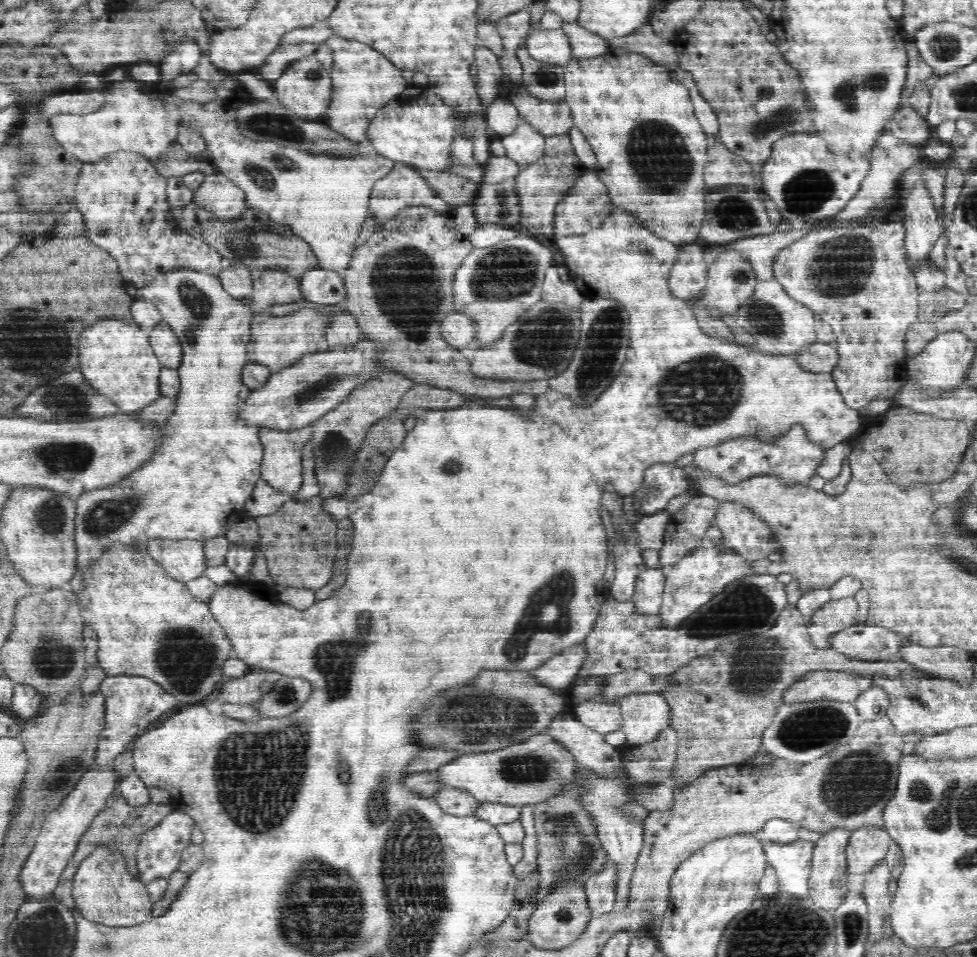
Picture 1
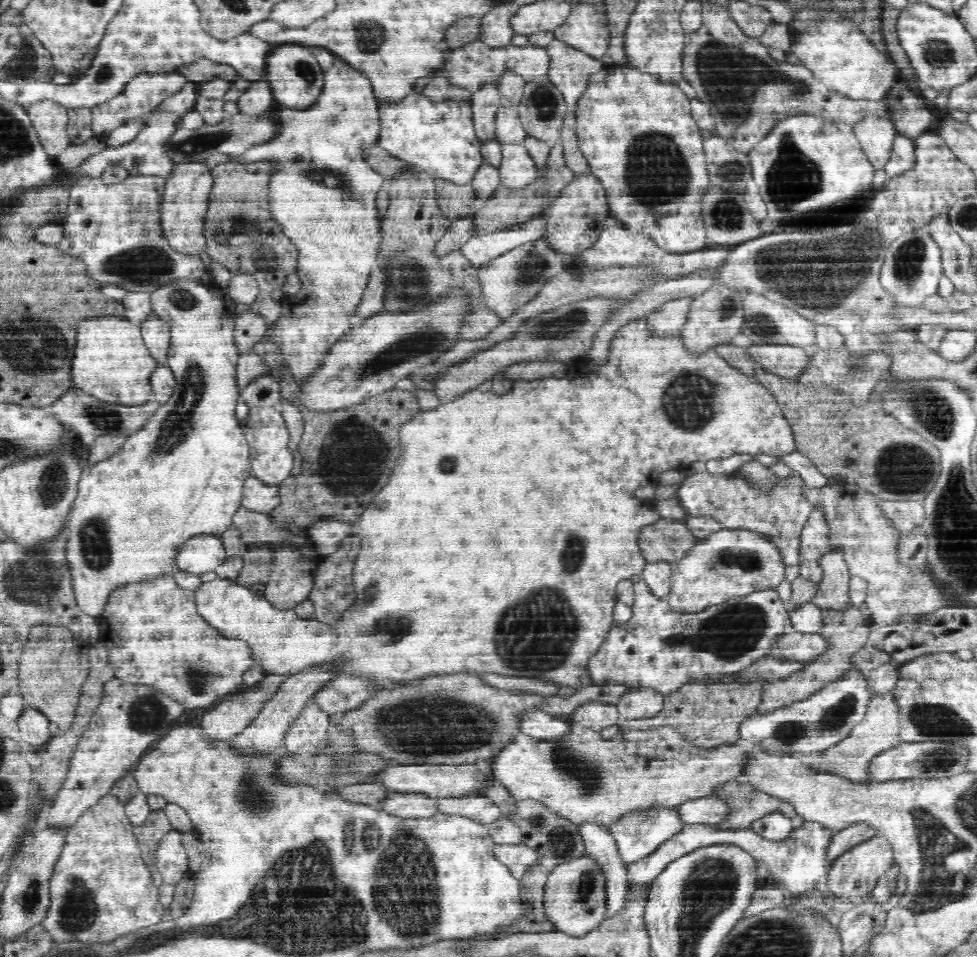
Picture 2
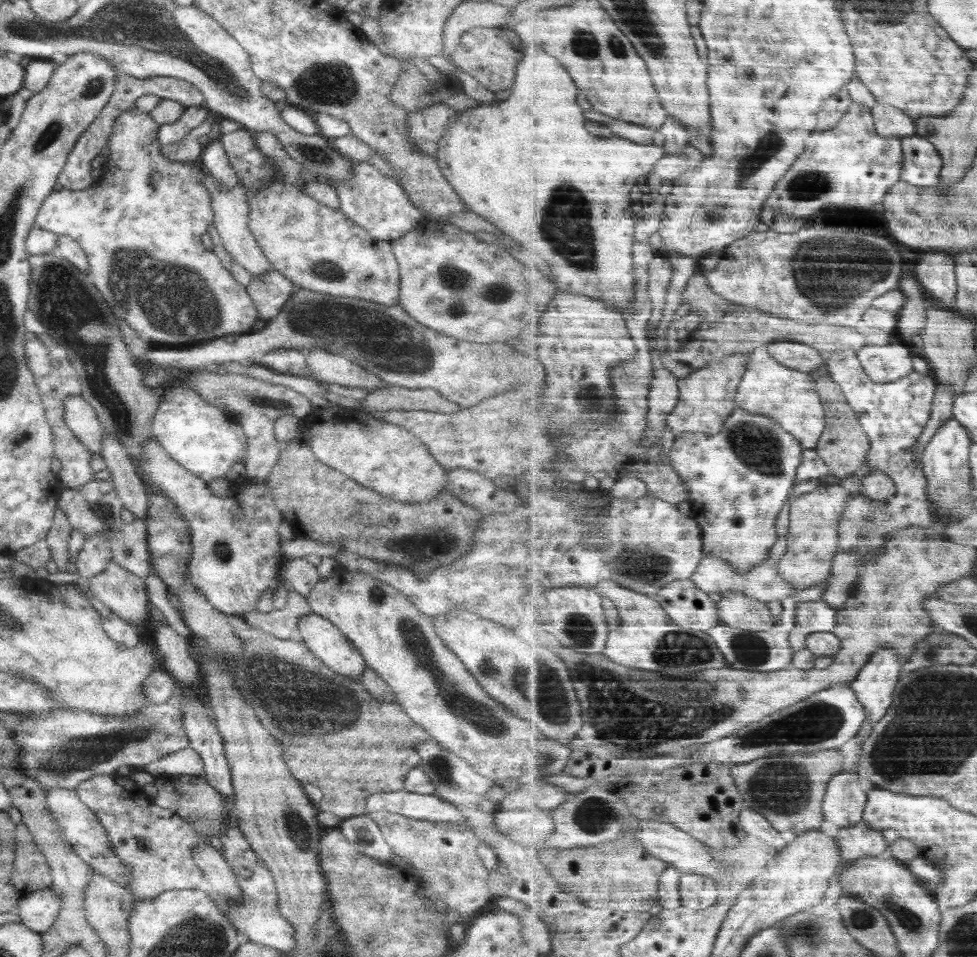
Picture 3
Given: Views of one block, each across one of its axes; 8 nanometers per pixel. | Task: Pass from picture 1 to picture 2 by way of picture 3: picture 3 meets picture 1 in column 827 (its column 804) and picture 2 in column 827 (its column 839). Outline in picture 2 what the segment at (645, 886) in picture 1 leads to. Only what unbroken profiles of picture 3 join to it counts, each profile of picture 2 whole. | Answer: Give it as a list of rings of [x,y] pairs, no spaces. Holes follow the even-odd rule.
[[[893,693],[874,696],[868,703],[864,718],[854,726],[848,738],[824,751],[822,756],[805,764],[810,772],[839,777],[854,785],[875,784],[873,761],[882,755],[882,752],[899,746],[902,740],[899,735],[899,710],[894,702]]]

